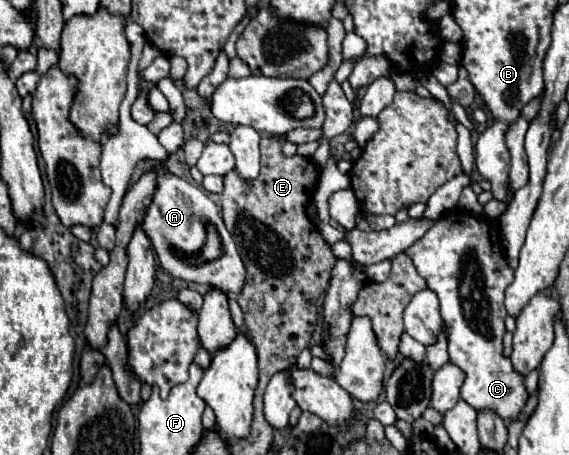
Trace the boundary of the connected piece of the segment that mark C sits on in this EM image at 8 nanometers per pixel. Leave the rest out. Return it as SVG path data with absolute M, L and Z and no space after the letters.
M452 213L448 217L438 219L404 253L412 259L416 271L426 279L428 287L440 299L440 315L446 323L446 329L450 331L450 339L448 339L450 361L466 373L460 399L466 401L476 411L494 411L500 419L516 419L528 401L528 391L524 385L524 377L512 367L512 361L510 357L504 355L504 345L502 345L502 337L506 333L504 291L514 281L514 271L504 261L504 251L500 247L496 227L490 227L490 223L470 213Z

